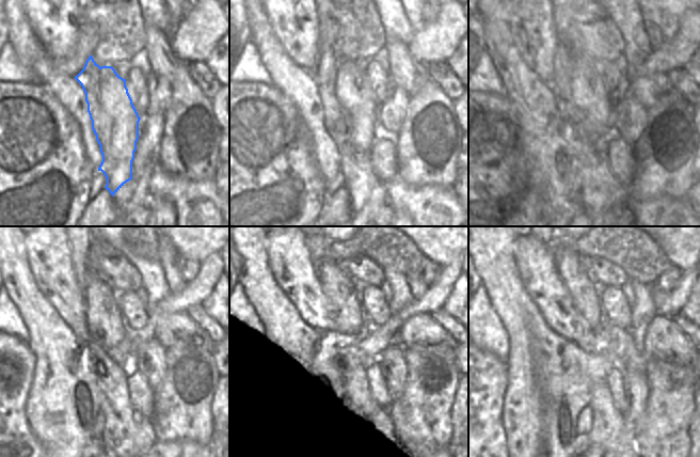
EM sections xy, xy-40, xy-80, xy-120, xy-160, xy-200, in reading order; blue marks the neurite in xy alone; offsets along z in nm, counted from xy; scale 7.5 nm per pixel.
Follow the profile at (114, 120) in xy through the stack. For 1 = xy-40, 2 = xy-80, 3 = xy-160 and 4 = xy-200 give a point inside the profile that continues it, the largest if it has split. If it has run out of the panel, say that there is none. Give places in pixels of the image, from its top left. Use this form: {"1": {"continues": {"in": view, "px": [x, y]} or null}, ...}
{"1": {"continues": {"in": "xy-40", "px": [350, 109]}}, "2": {"continues": {"in": "xy-80", "px": [582, 88]}}, "3": {"continues": {"in": "xy-160", "px": [344, 294]}}, "4": {"continues": {"in": "xy-200", "px": [585, 293]}}}

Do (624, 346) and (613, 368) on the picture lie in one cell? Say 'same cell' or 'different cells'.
different cells

